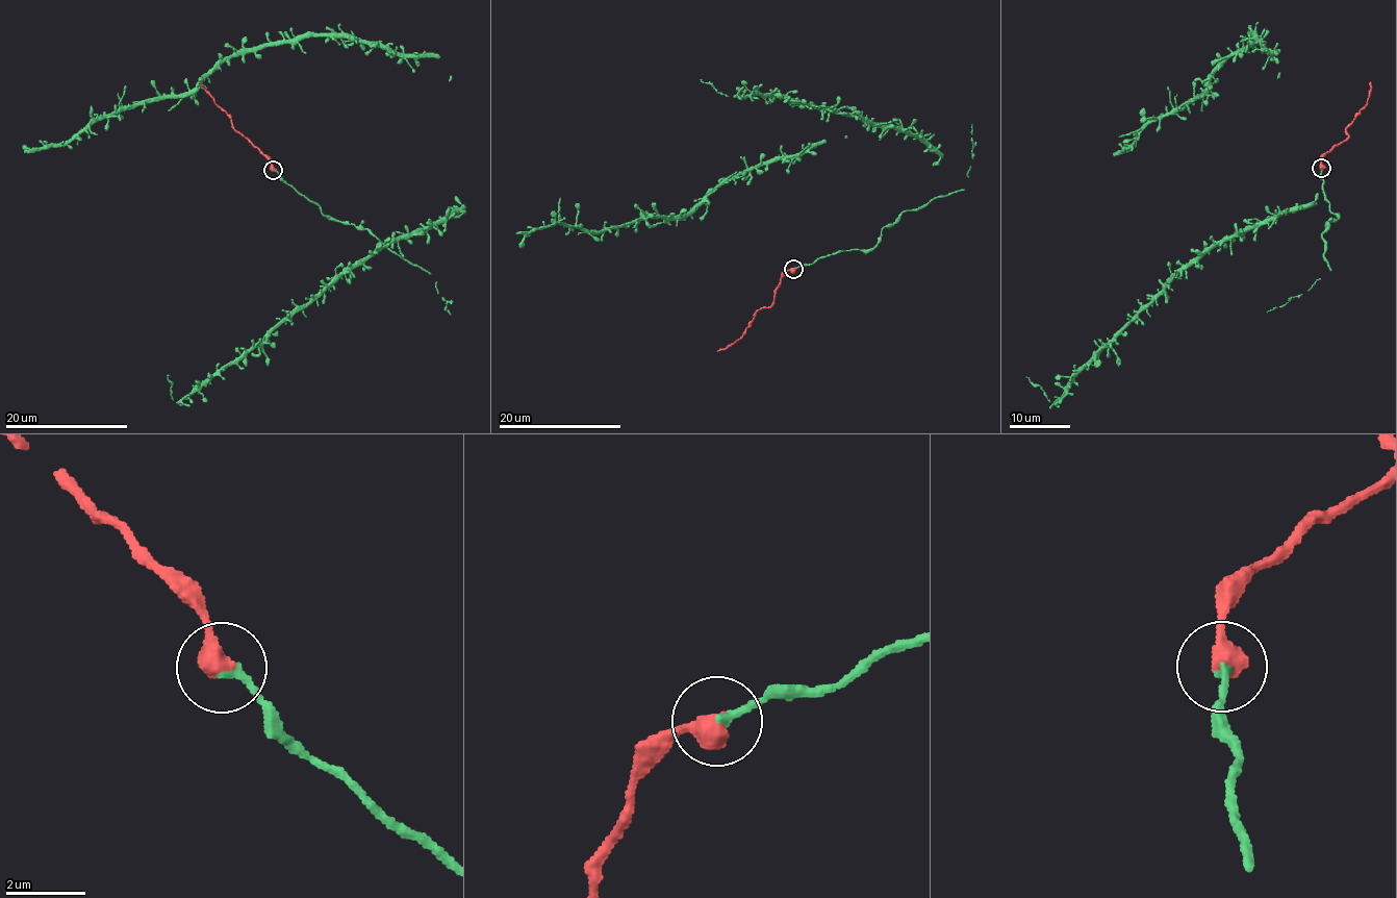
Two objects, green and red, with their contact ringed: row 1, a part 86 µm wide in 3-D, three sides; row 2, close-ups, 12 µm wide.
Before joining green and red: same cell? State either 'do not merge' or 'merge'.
merge

